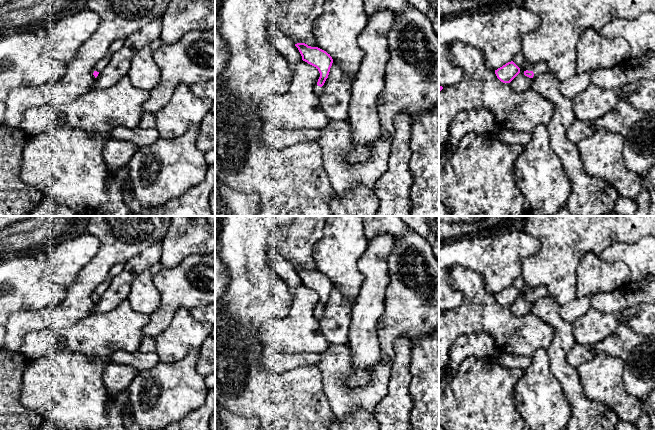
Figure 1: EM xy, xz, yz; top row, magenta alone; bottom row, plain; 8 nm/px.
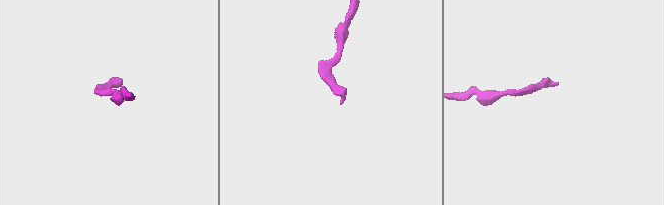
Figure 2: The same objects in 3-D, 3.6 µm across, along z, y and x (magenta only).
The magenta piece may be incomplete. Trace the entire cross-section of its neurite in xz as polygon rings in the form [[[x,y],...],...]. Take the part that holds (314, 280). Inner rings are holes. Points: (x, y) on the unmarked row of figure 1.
[[[297,267],[295,270],[298,272],[302,280],[302,284],[316,291],[320,297],[320,301],[315,312],[317,321],[320,321],[322,319],[322,310],[328,302],[333,283],[330,278],[318,271],[311,271],[305,267]]]

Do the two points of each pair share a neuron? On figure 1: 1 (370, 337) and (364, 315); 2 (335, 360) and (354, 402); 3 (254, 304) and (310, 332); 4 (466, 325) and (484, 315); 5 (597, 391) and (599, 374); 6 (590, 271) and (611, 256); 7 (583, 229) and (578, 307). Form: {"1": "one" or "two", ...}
{"1": "one", "2": "one", "3": "two", "4": "one", "5": "one", "6": "two", "7": "two"}

